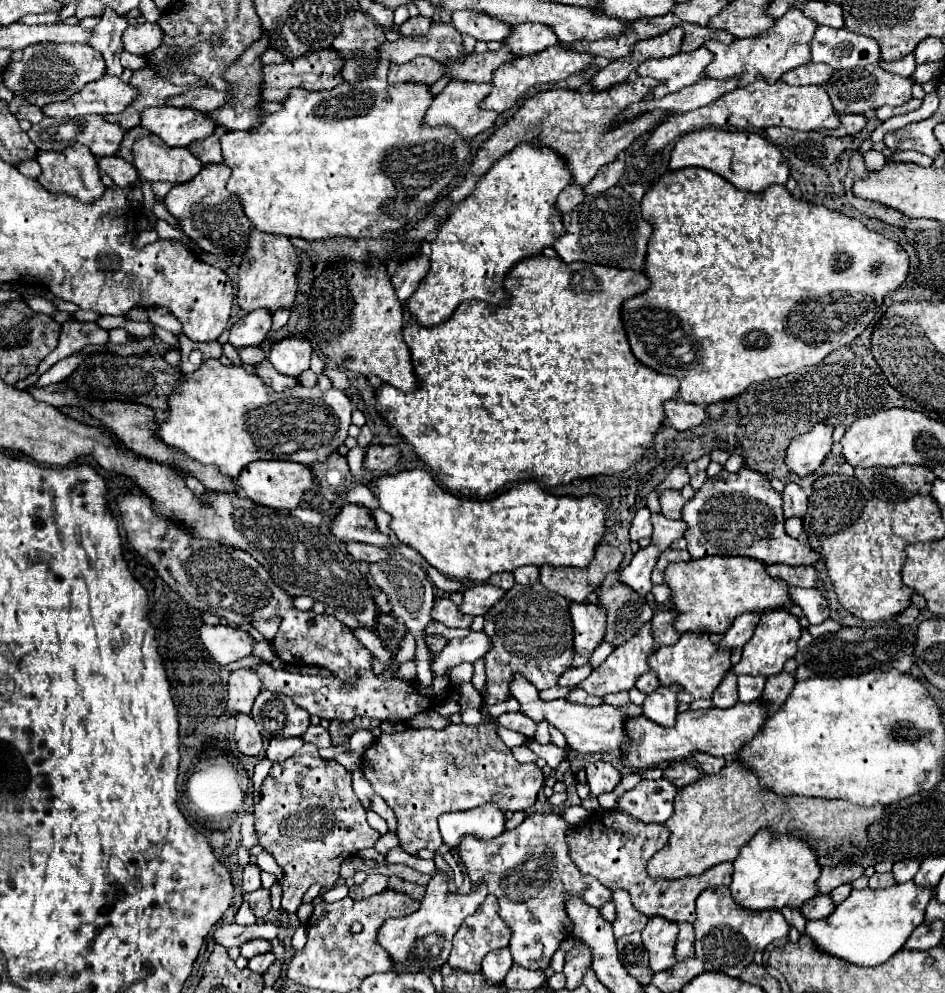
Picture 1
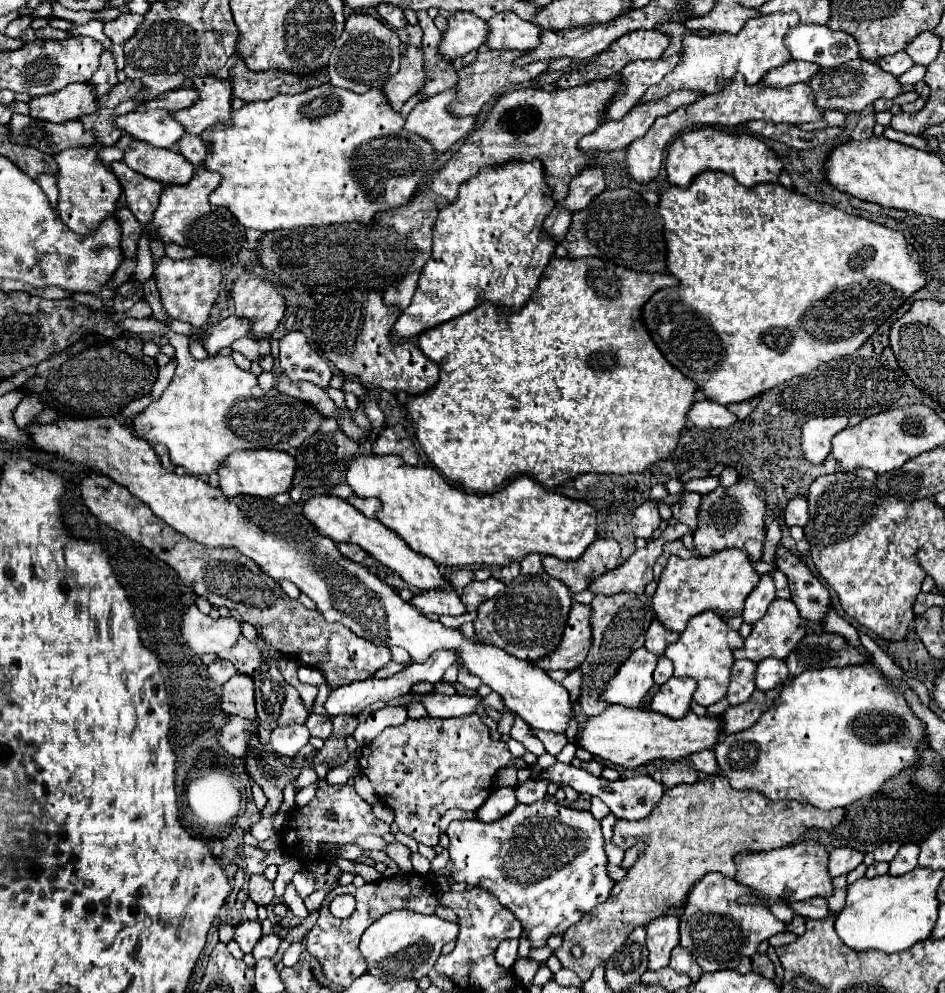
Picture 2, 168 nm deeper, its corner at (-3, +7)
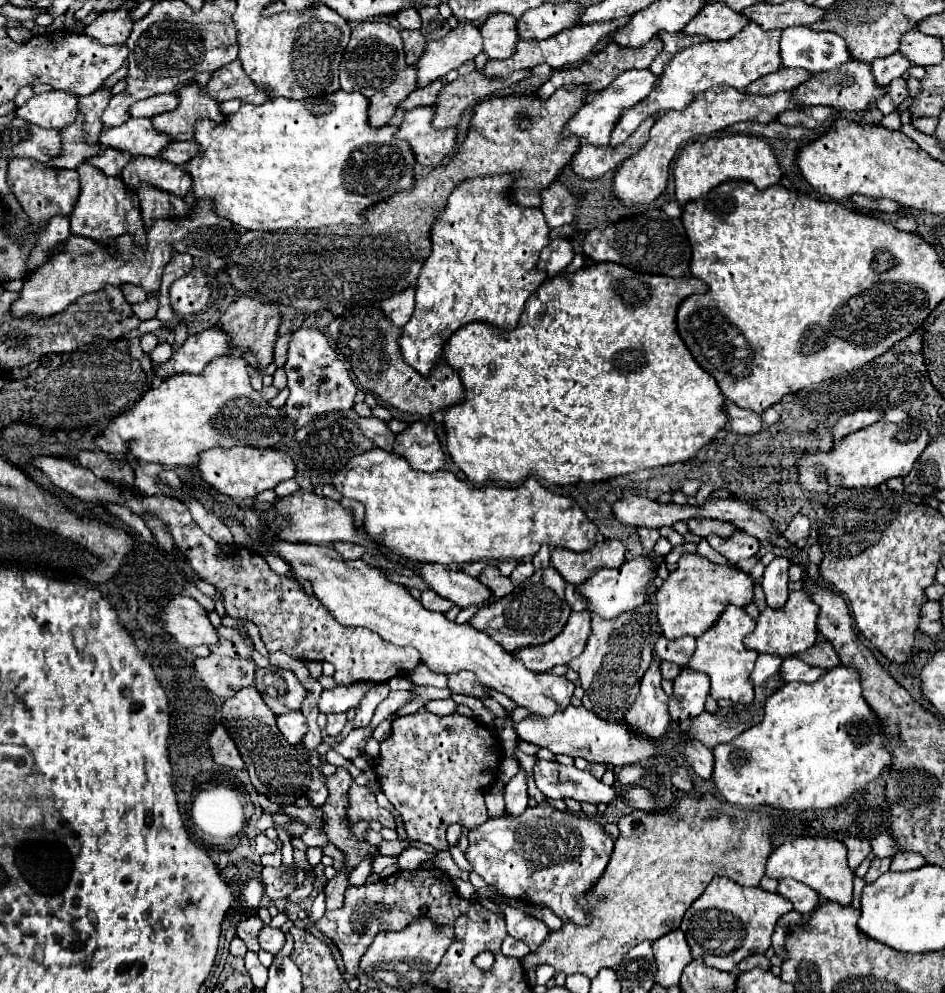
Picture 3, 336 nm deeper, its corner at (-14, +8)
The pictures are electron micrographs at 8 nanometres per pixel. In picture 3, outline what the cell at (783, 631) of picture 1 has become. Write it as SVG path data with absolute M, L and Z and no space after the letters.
M804 590L800 592L790 592L788 602L778 608L766 608L764 612L760 612L758 620L756 620L756 630L744 640L744 644L756 652L766 652L766 654L774 654L774 656L790 656L790 654L800 654L806 648L814 646L818 630L816 630L816 616L818 616L818 606L808 598L808 594Z

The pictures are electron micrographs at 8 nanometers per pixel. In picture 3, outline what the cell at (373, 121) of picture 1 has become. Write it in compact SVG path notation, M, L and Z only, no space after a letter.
M342 90L332 92L330 96L320 96L320 98L306 98L306 100L286 100L286 98L276 98L268 100L266 104L244 104L236 114L226 116L226 122L216 123L211 120L202 120L202 124L196 124L196 134L194 140L200 144L200 154L188 162L186 172L194 180L194 196L204 200L212 198L214 208L220 216L230 218L234 224L246 228L246 230L280 230L280 228L320 228L320 226L334 226L334 224L364 224L366 222L366 208L390 198L396 192L410 192L414 186L414 166L416 166L416 156L404 140L396 138L398 126L378 126L374 128L368 120L368 108L370 108L370 98L362 96L362 92L352 92L346 94Z

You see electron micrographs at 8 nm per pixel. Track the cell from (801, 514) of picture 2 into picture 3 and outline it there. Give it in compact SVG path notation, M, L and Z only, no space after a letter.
M796 514L796 516L792 518L792 522L790 522L790 526L788 526L786 532L784 532L784 536L786 536L792 544L796 544L798 540L808 538L808 534L810 534L810 520L808 520L804 514Z

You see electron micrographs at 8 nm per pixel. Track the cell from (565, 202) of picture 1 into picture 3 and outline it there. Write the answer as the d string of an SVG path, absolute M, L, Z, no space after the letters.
M554 238L542 252L538 260L538 268L546 270L548 276L560 274L574 258L574 248L568 238Z

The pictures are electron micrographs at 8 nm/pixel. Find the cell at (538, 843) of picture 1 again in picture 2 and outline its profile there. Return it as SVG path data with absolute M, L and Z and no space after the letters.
M541 799L531 805L519 803L507 817L501 817L493 823L483 823L477 819L453 821L447 827L447 835L449 859L453 867L445 875L449 875L453 881L465 881L467 885L493 893L499 903L521 921L533 947L545 945L553 933L563 935L571 923L577 923L595 905L603 903L615 885L607 871L601 823L589 811L575 811Z

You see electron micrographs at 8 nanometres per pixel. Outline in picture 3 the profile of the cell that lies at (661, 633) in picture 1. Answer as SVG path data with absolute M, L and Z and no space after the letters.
M660 636L654 644L654 652L660 660L668 660L684 668L696 648L696 640L692 636L682 636L678 640L666 640L666 636Z

